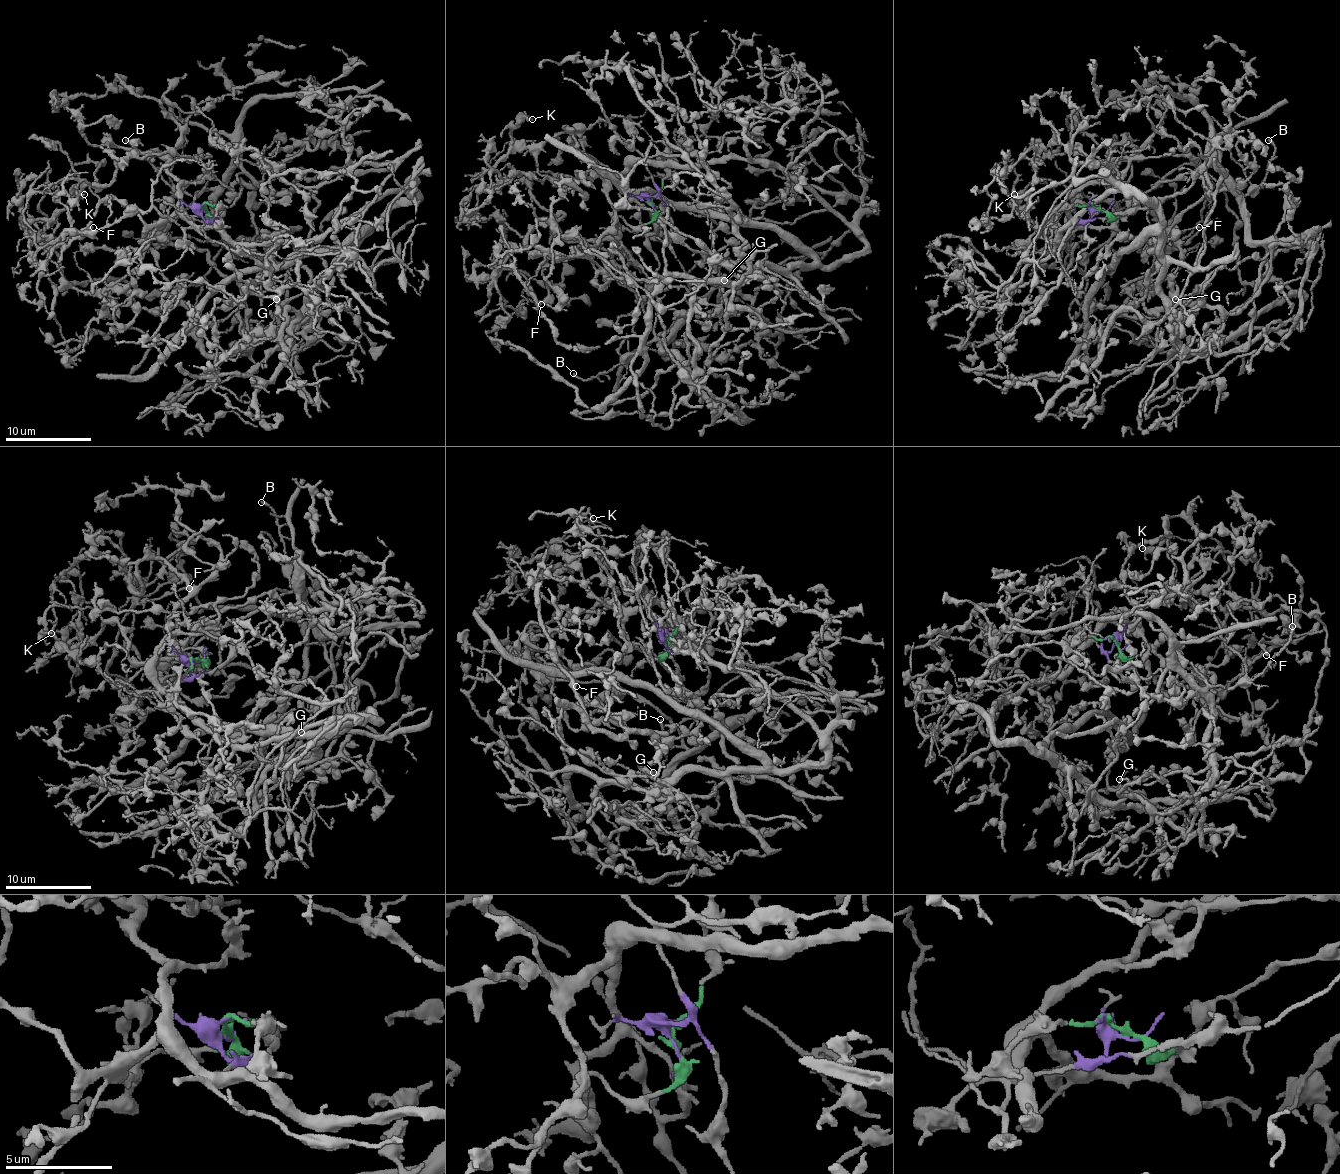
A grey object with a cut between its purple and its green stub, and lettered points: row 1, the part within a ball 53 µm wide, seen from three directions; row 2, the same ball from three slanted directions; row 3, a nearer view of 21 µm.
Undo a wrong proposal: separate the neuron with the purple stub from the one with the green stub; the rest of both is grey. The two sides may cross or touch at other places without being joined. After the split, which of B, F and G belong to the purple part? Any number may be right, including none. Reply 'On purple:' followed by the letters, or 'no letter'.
On purple: B, F

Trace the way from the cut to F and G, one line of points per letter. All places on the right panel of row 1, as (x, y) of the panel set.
F: (1096, 211), (1092, 219), (1148, 208), (1212, 167), (1234, 187), (1191, 204), (1141, 290), (1165, 241), (1199, 228)
G: (1096, 208), (1064, 206), (1053, 243), (1105, 195), (1139, 195), (1180, 318), (1223, 264), (1176, 299)

